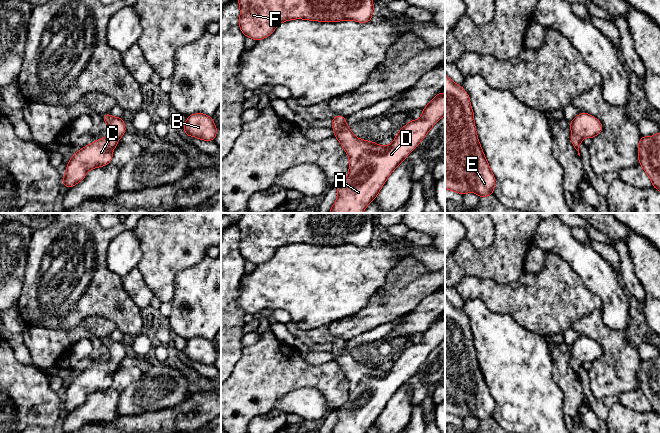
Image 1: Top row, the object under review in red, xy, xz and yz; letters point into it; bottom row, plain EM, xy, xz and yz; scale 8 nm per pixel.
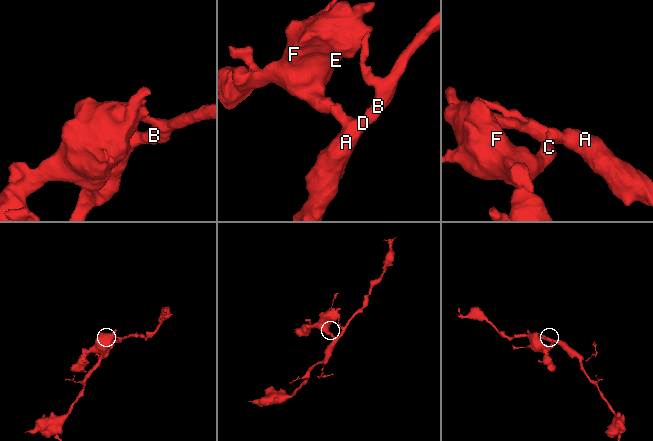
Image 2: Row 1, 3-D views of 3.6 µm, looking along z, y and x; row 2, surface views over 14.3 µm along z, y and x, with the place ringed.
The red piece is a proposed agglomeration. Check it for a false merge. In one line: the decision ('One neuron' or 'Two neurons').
One neuron

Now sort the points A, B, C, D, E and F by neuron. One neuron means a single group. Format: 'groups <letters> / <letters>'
groups A B C D E F

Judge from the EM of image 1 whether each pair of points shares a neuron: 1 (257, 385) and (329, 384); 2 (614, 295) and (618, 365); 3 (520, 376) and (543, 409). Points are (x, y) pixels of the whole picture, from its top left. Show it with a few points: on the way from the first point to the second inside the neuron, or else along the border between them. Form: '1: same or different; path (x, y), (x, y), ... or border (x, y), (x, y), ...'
1: same; path (275, 378), (311, 378)
2: different; border (601, 313), (601, 319), (610, 328), (624, 332)
3: same; path (522, 384), (524, 390), (535, 401)

